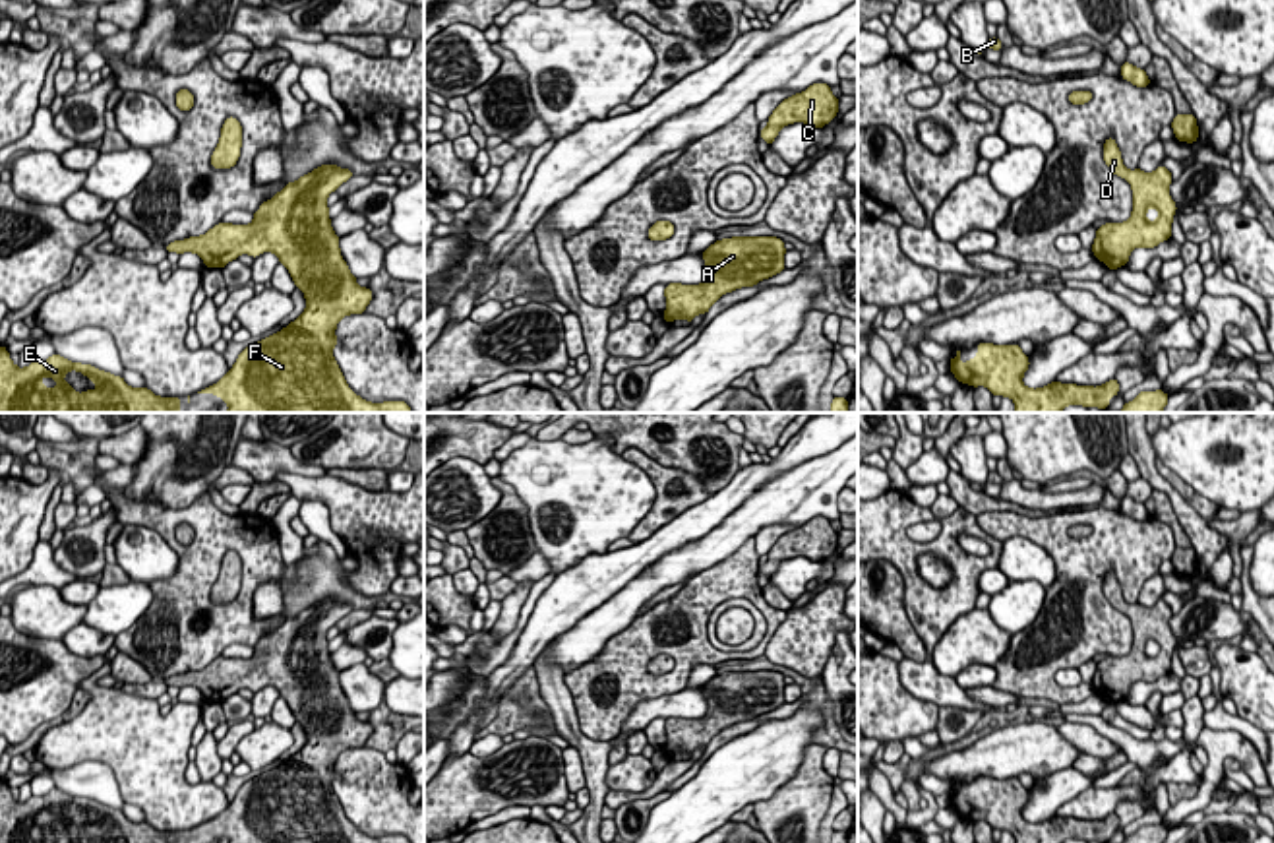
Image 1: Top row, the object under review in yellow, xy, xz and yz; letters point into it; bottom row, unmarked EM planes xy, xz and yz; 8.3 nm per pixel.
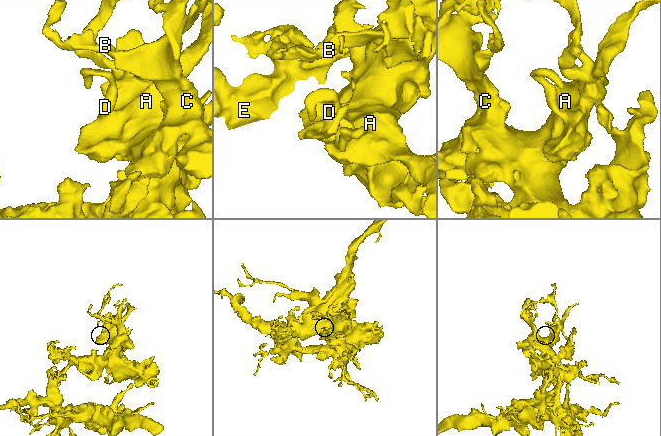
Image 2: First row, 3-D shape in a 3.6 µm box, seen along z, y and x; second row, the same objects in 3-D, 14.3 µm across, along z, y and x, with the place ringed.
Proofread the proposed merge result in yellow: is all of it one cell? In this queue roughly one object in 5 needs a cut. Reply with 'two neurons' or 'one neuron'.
one neuron

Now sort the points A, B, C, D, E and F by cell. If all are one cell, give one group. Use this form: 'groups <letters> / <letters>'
groups A B C D E F

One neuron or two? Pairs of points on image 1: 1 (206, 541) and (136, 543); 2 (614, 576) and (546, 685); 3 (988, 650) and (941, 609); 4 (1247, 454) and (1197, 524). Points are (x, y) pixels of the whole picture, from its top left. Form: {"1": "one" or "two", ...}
{"1": "two", "2": "two", "3": "two", "4": "two"}

